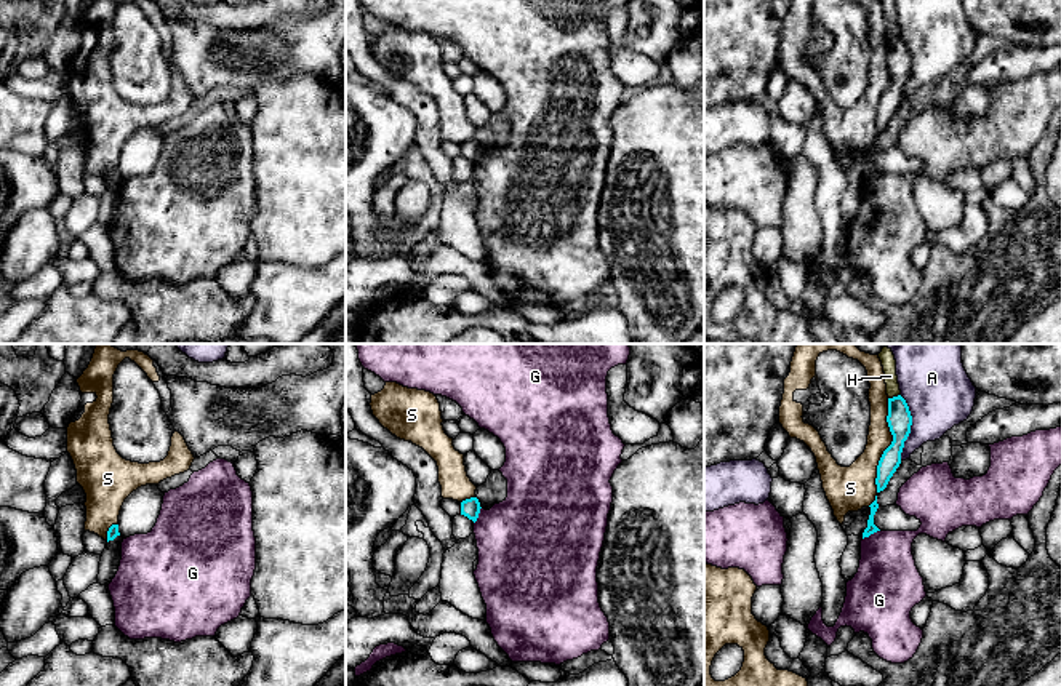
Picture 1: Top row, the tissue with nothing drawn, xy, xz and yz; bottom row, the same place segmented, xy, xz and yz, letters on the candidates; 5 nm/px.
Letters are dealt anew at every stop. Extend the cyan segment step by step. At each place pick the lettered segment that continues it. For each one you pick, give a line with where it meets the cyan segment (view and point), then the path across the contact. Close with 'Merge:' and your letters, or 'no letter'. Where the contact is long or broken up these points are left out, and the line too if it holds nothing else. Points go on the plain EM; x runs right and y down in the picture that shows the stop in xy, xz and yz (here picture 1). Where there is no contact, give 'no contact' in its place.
Merge: no letter

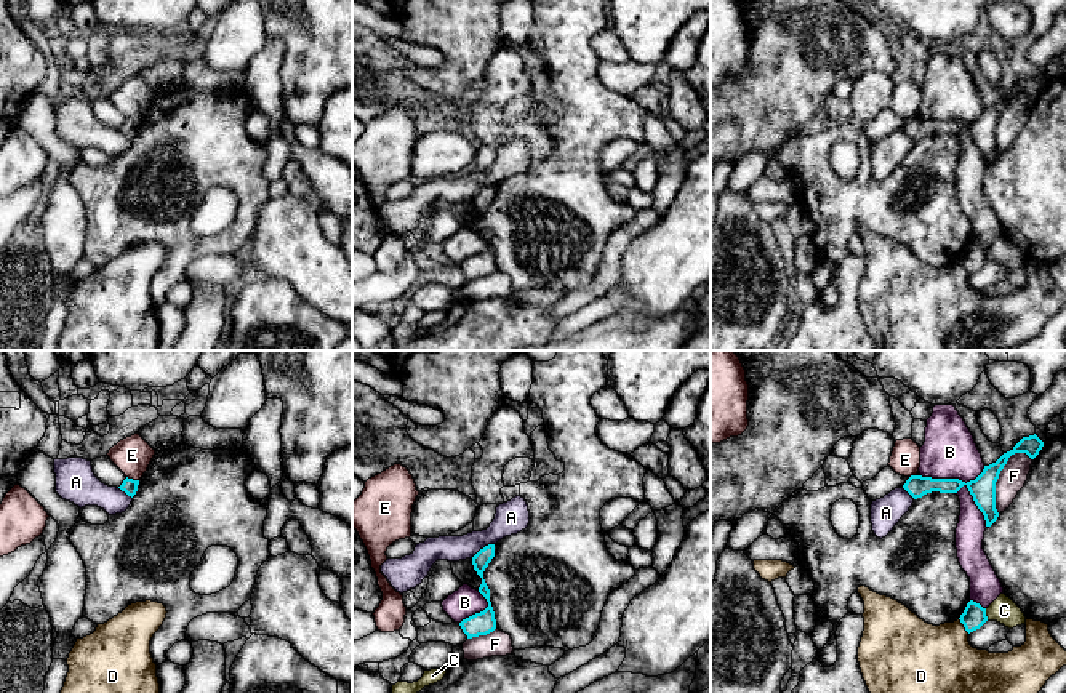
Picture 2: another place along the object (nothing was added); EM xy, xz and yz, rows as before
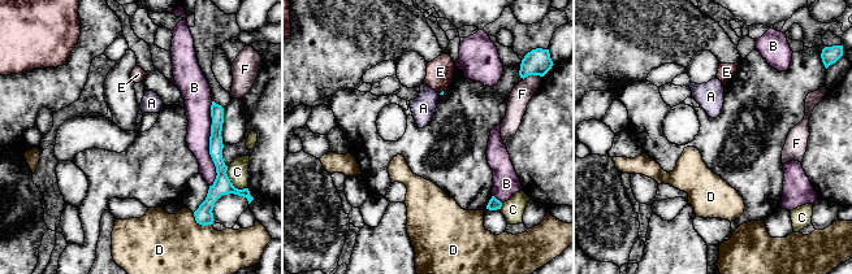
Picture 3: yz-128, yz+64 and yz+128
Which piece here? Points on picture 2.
Merge: no letter

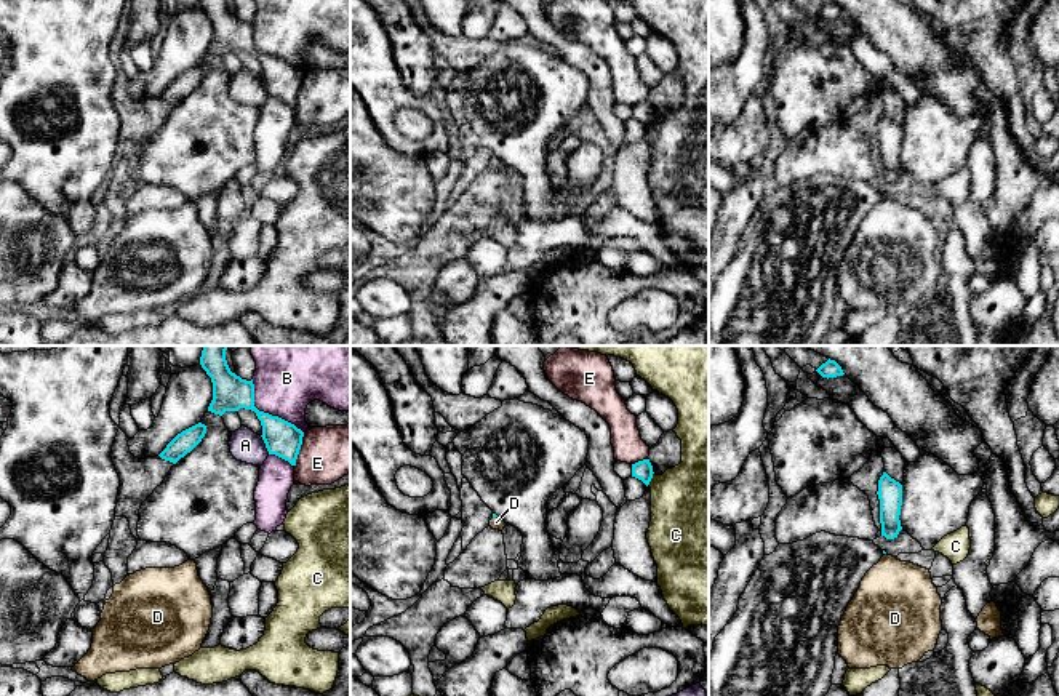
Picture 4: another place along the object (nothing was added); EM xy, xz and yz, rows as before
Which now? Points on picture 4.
D: xz (495, 157) | across xz (493, 156), (495, 157), (496, 164)
Merge: D

